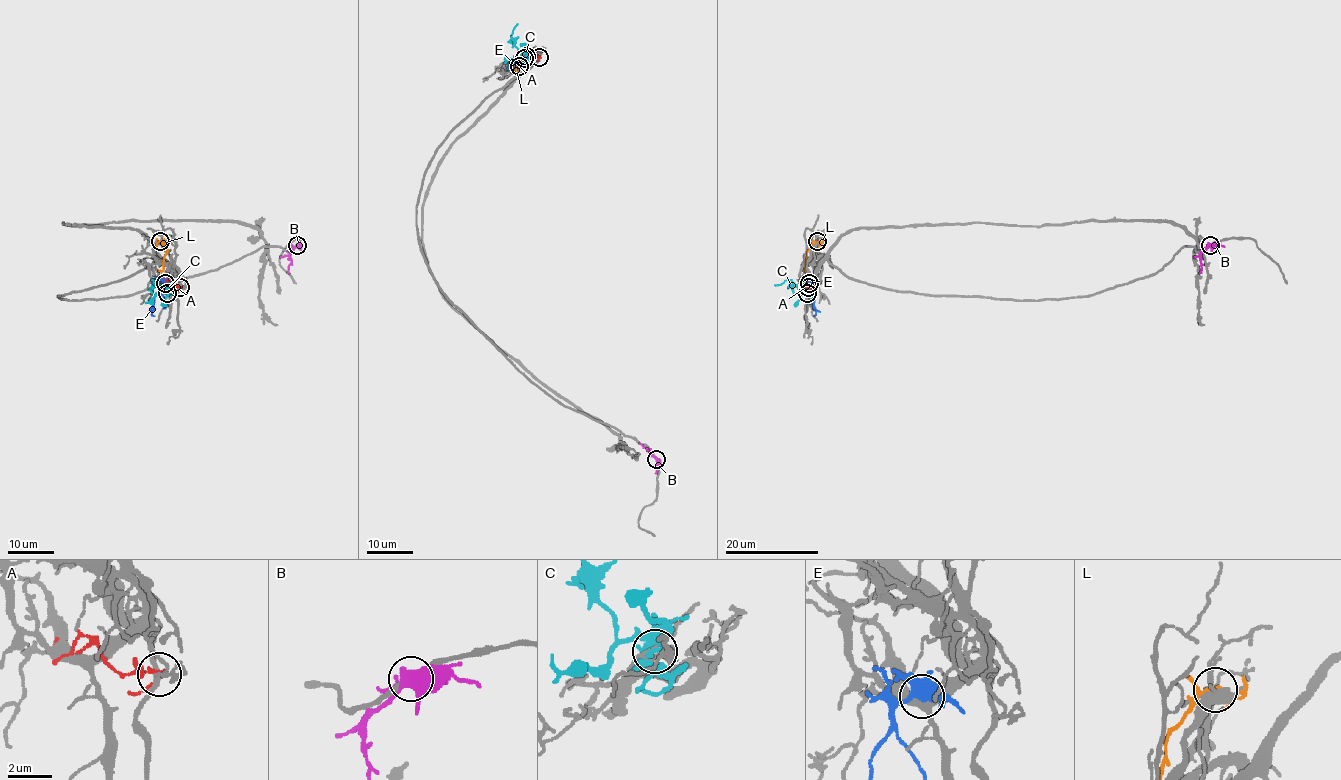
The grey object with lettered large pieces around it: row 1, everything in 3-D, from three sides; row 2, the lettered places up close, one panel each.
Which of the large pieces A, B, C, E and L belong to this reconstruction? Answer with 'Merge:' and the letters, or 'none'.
Merge: E

